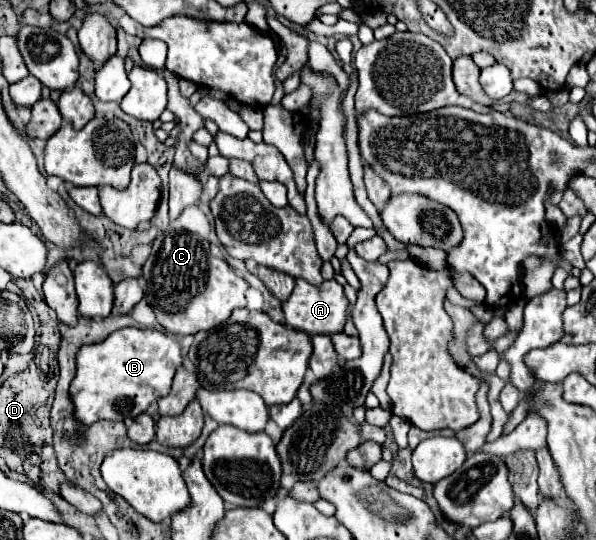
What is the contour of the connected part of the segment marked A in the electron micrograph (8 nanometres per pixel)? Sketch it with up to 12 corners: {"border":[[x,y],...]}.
{"border":[[295,280],[285,324],[307,334],[343,332],[349,300],[335,280]]}

